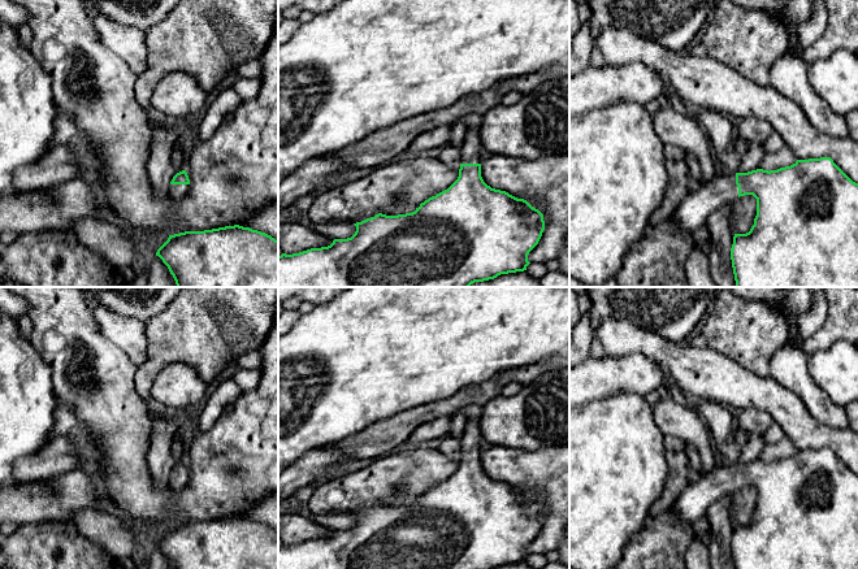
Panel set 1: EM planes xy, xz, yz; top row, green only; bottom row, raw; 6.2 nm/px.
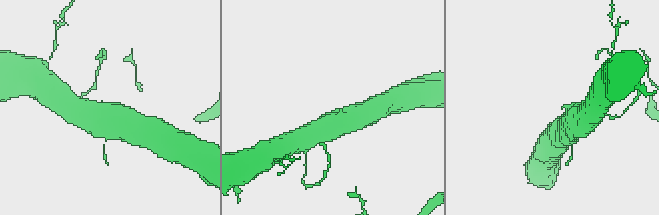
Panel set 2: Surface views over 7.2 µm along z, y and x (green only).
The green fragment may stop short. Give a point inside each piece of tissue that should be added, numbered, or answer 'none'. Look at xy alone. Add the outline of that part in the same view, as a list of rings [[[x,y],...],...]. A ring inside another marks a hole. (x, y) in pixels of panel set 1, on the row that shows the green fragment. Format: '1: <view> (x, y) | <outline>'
1: xy (177, 191) | [[[170,184],[169,192],[172,199],[181,199],[186,195],[190,184]]]

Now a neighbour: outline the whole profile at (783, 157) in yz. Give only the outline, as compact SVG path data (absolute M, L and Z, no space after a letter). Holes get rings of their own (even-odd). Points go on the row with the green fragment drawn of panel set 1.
M783 145L776 152L766 153L759 161L759 169L763 170L777 170L780 168L790 166L796 164L797 157L788 145Z

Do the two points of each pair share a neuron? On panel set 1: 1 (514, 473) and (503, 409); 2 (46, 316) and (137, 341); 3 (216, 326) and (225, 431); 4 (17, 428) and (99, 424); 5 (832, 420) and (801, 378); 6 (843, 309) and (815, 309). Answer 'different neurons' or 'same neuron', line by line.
1: different neurons
2: different neurons
3: different neurons
4: different neurons
5: same neuron
6: different neurons

